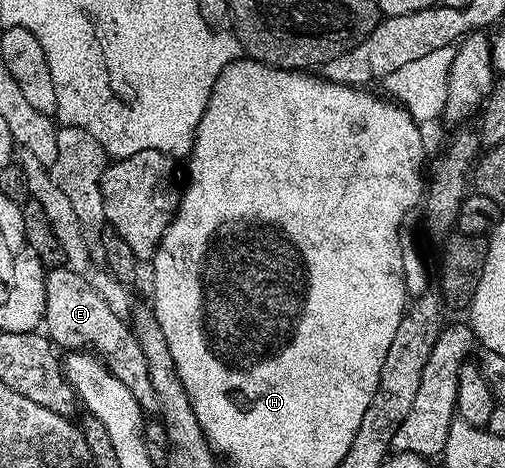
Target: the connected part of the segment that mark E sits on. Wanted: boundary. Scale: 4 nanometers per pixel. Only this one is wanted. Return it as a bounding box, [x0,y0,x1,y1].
[44,268,155,403]

